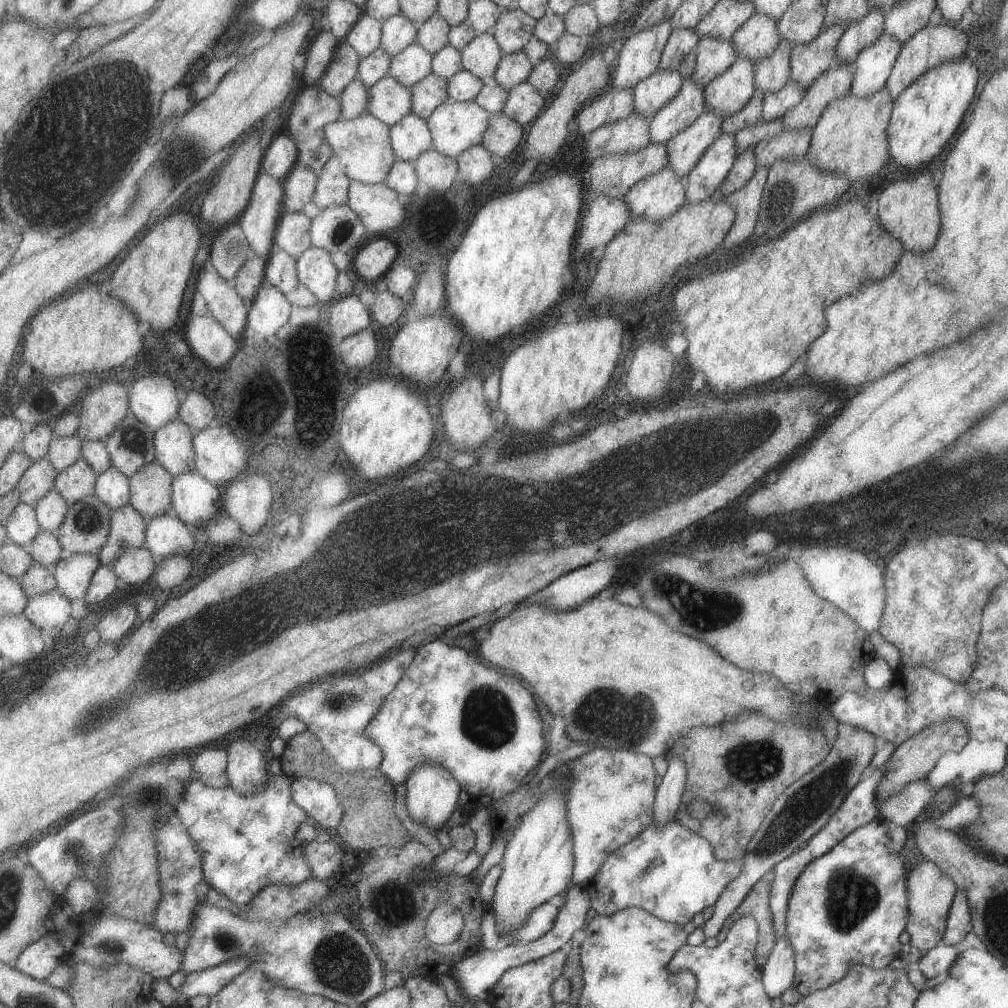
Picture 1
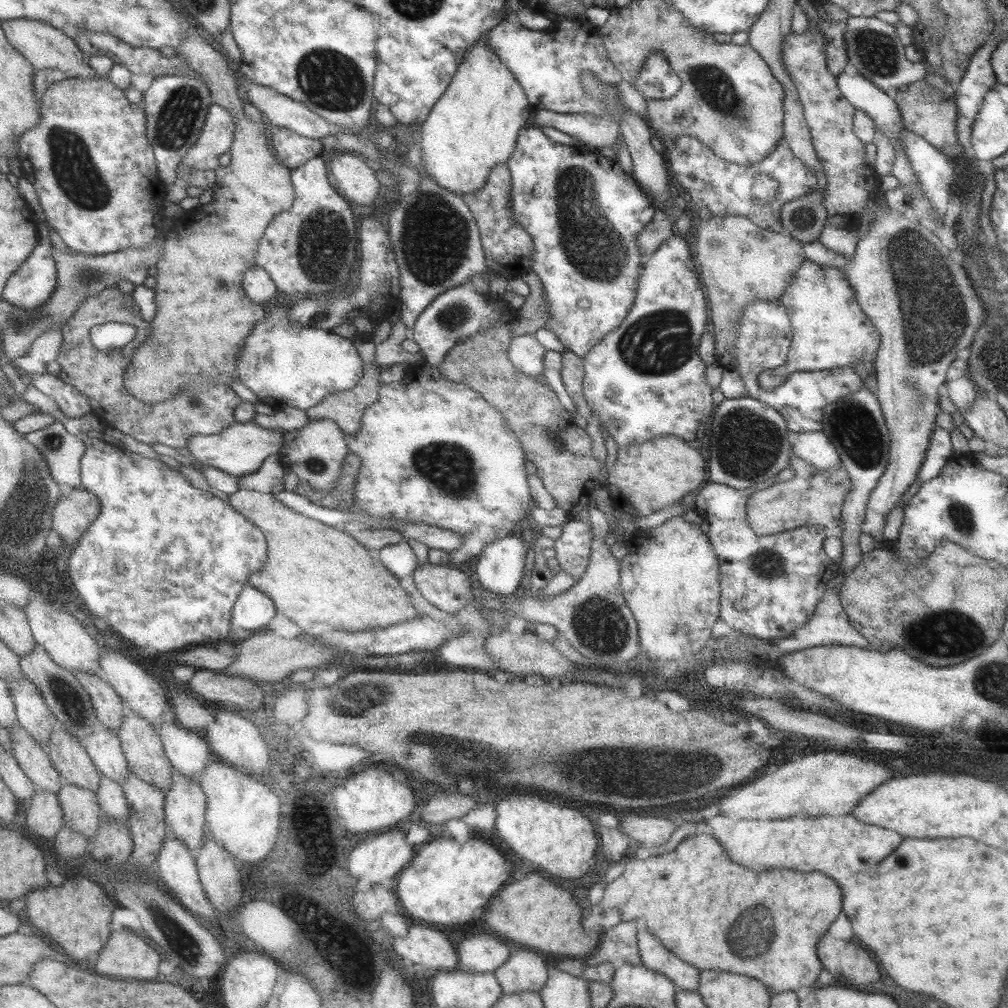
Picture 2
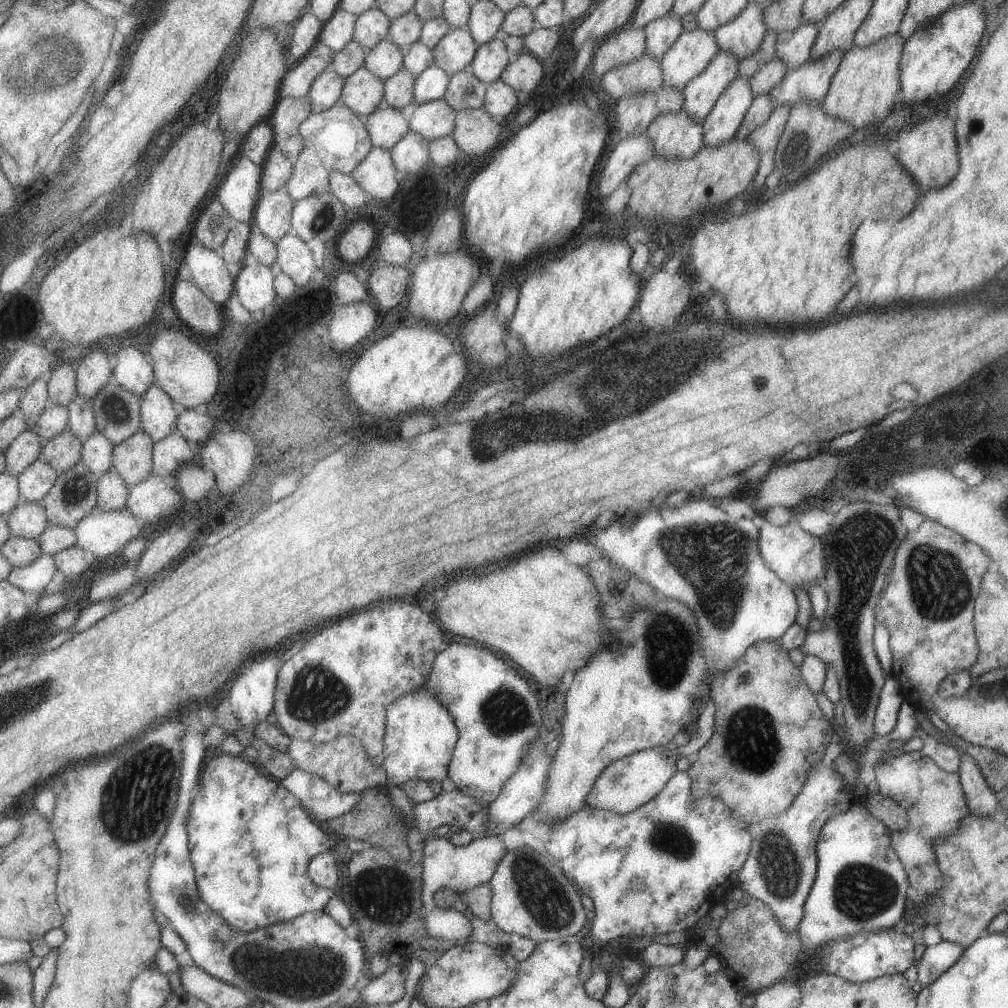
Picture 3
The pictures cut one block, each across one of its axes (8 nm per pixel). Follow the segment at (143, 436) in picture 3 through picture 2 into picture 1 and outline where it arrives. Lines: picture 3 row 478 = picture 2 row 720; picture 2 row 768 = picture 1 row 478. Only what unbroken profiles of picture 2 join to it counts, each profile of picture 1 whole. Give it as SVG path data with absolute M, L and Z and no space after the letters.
M159 462L139 470L131 478L131 494L133 506L141 512L151 524L157 516L165 516L173 512L175 504L175 476Z

